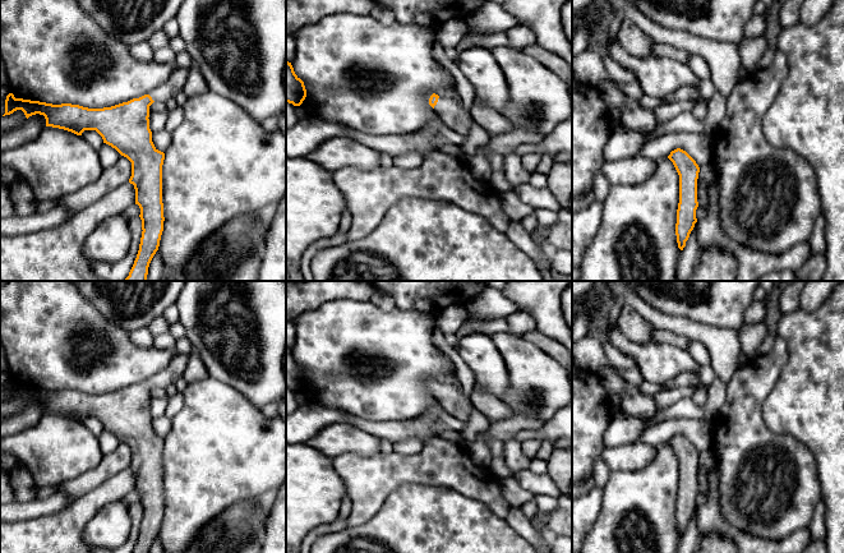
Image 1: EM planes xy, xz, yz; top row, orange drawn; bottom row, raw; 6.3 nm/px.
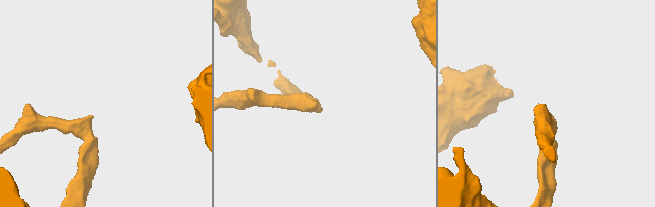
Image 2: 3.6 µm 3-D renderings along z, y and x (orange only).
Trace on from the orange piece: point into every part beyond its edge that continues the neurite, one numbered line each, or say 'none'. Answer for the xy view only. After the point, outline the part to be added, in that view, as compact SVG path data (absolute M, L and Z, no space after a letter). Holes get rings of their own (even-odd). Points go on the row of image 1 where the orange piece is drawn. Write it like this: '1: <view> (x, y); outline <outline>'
1: xy (175, 83); outline M174 66L170 78L163 84L151 91L148 95L152 97L153 101L165 102L175 98L175 96L184 88L188 73L188 69L180 69Z

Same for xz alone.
1: xz (448, 107); outline M455 91L441 96L434 110L442 123L458 134L467 135L475 124L471 114L463 109Z

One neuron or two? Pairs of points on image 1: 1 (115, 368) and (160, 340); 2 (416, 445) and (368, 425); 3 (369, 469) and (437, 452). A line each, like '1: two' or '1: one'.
1: two
2: two
3: one

